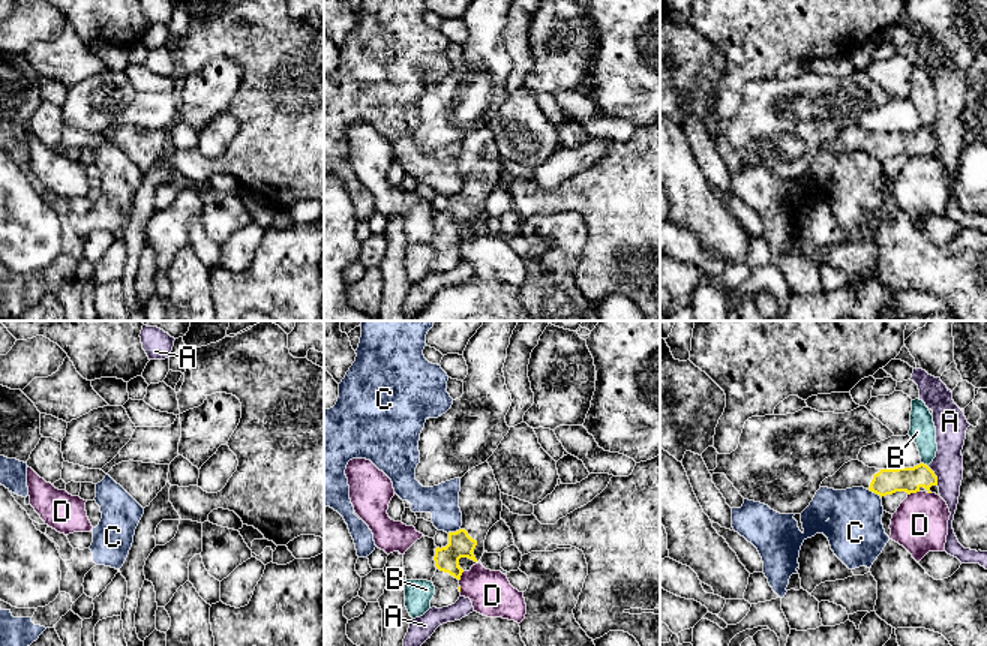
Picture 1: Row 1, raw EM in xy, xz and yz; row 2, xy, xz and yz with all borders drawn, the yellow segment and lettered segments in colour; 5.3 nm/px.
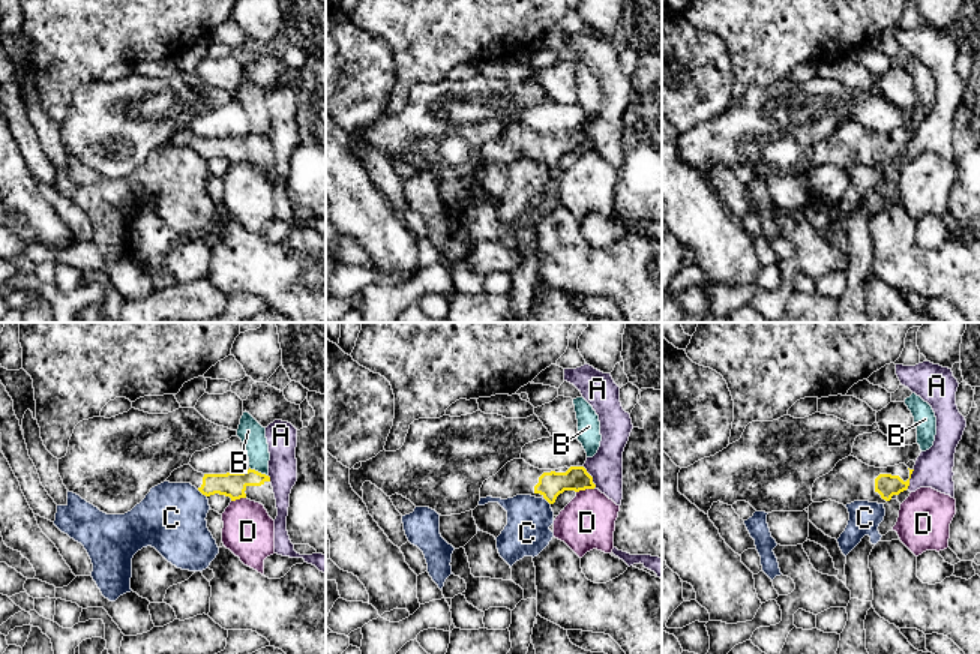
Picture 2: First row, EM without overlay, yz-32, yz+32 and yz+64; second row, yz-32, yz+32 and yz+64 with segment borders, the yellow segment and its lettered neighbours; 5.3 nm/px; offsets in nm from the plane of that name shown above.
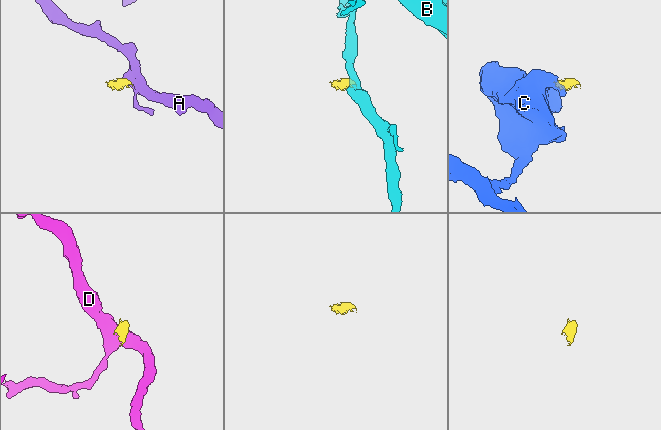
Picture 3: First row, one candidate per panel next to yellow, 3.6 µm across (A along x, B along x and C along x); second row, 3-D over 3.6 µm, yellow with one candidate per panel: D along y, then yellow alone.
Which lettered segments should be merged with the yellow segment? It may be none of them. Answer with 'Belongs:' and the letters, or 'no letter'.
Belongs: no letter

